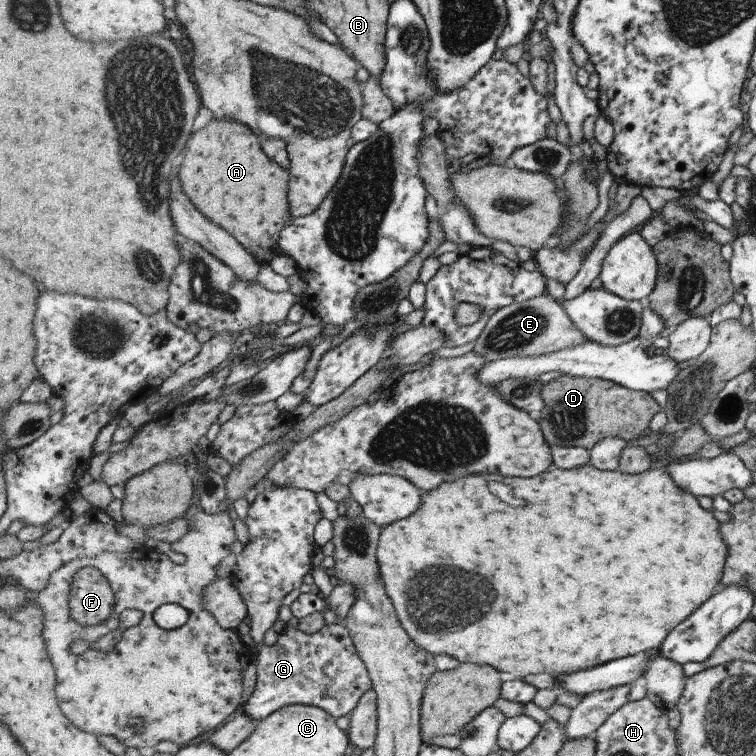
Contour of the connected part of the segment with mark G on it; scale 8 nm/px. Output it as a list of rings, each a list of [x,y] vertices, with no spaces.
[[[342,624],[326,625],[315,634],[285,626],[274,646],[264,645],[257,660],[258,680],[243,712],[257,722],[287,705],[310,705],[328,711],[335,719],[349,717],[363,694],[374,689],[371,676]]]

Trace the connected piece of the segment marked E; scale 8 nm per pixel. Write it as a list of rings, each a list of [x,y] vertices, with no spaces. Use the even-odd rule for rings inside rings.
[[[548,294],[528,303],[518,303],[499,310],[476,341],[473,352],[485,361],[499,361],[510,357],[550,355],[565,348],[587,343],[585,333],[571,321],[567,310]]]

